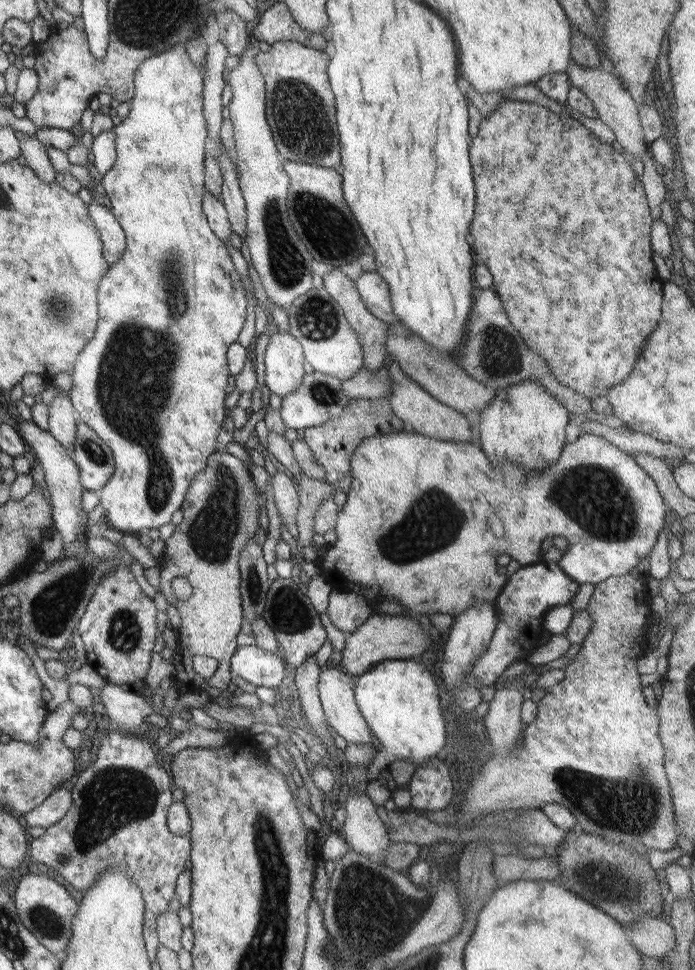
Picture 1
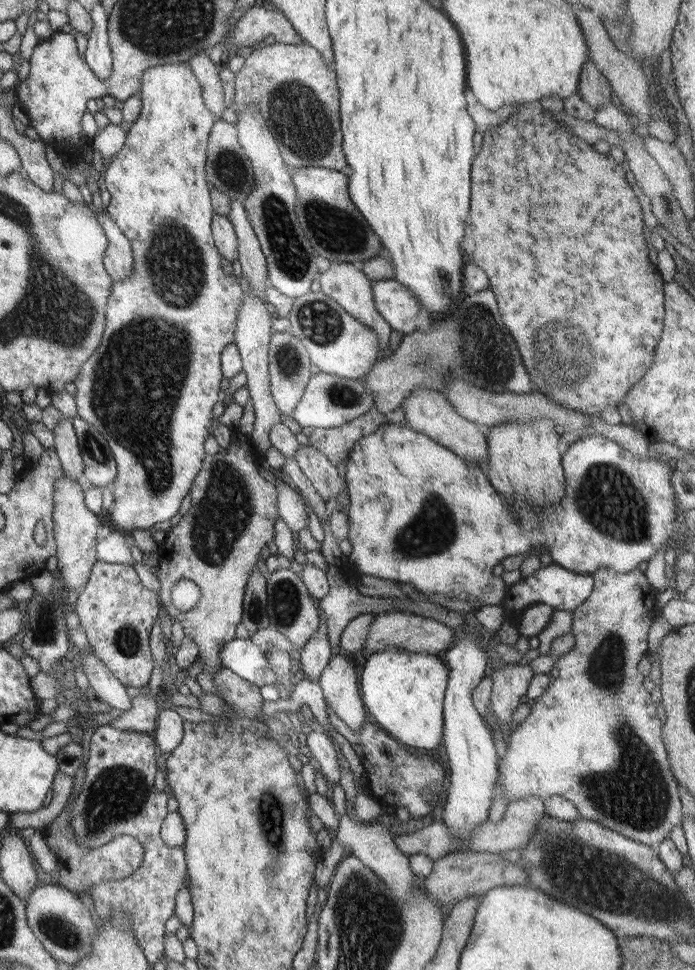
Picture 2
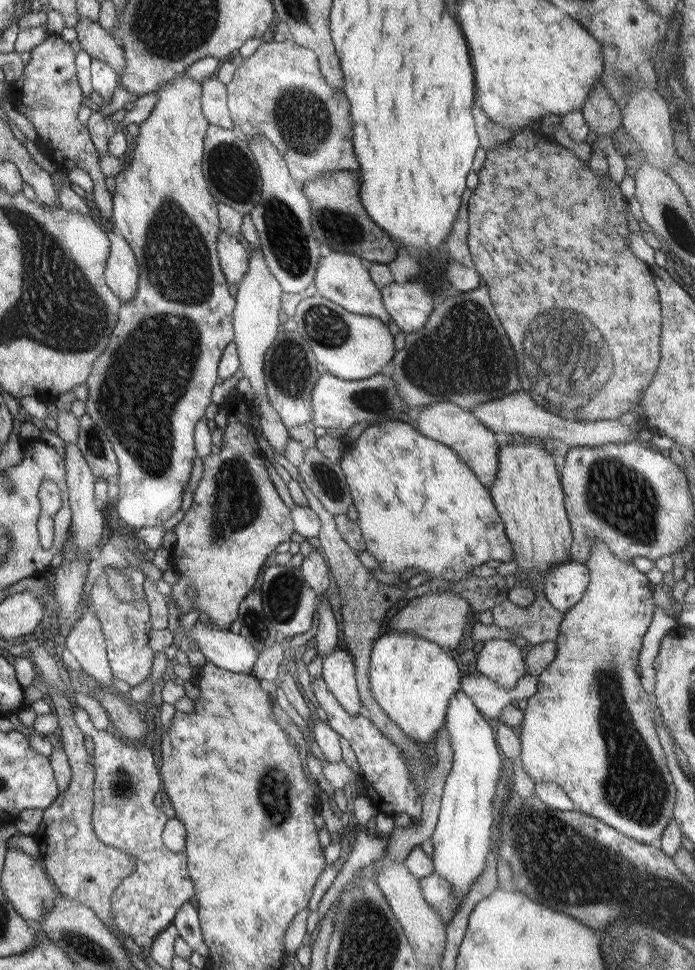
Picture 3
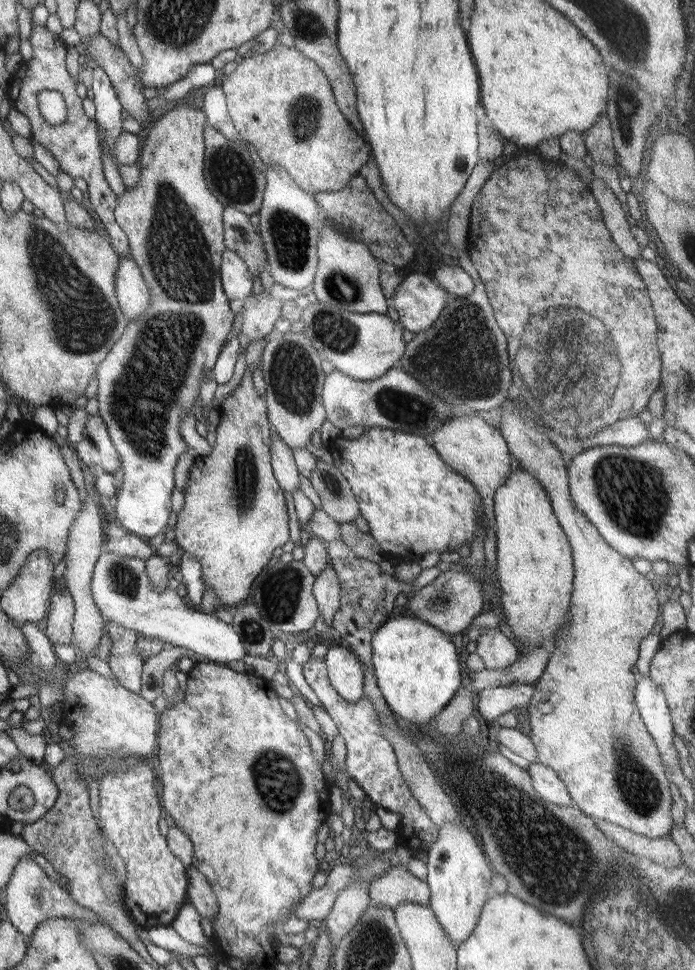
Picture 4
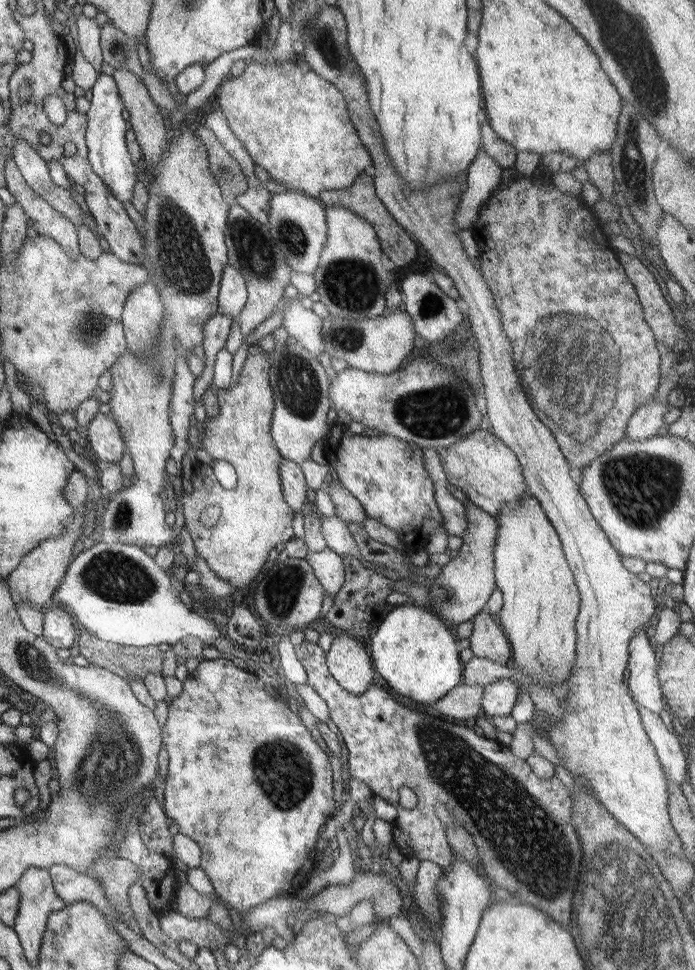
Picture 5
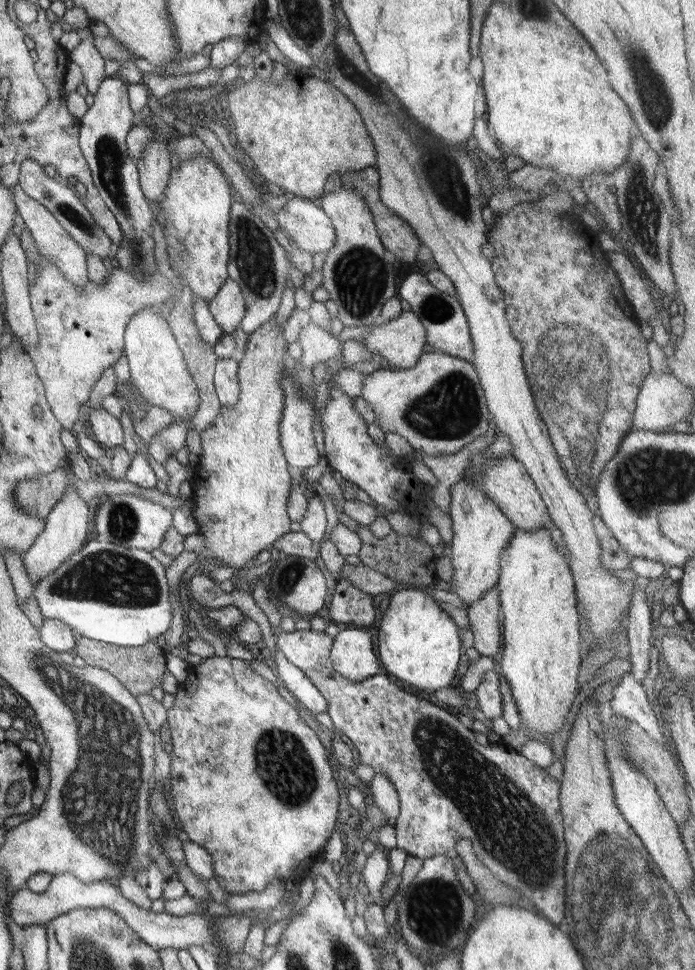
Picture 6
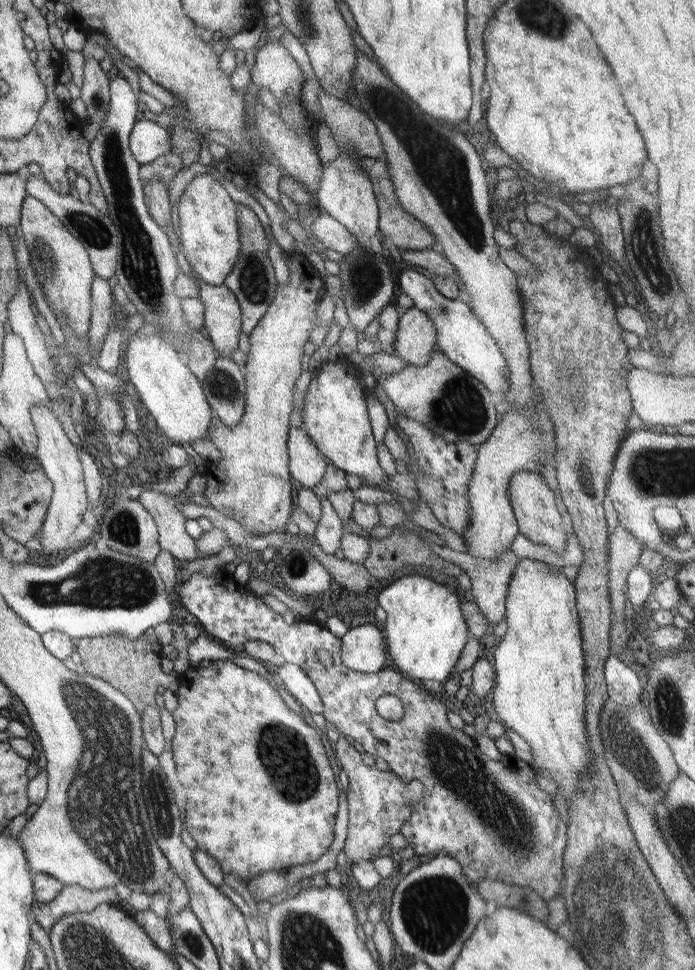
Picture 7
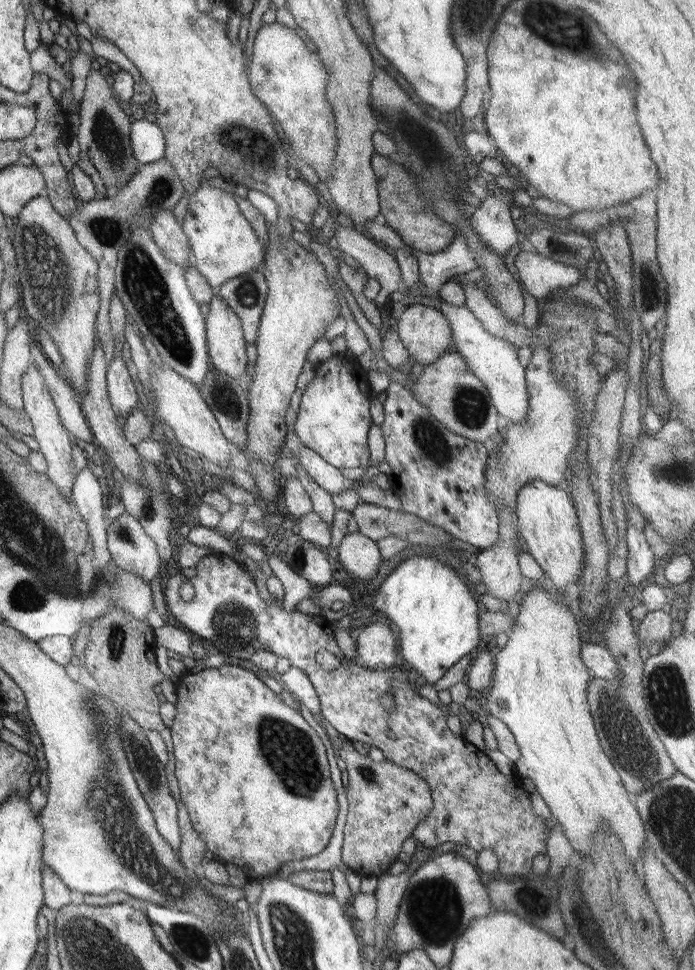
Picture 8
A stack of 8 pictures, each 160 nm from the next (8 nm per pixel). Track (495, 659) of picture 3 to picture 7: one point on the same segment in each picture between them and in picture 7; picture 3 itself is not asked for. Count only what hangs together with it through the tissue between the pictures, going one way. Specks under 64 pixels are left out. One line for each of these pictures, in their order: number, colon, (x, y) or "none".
4: (495, 650)
5: (486, 640)
6: (482, 613)
7: (489, 579)

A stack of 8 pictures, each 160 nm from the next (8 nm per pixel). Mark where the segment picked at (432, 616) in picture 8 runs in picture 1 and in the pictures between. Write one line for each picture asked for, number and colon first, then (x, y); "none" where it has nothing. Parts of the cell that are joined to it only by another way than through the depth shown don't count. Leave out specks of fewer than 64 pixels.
1: (398, 699)
2: (403, 691)
3: (412, 679)
4: (415, 665)
5: (413, 650)
6: (418, 643)
7: (425, 631)

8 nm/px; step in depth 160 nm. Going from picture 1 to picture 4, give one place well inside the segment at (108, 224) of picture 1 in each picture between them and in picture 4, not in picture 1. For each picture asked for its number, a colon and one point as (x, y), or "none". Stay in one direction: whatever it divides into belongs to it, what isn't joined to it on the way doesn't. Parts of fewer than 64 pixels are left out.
2: (117, 261)
3: (121, 272)
4: (132, 294)

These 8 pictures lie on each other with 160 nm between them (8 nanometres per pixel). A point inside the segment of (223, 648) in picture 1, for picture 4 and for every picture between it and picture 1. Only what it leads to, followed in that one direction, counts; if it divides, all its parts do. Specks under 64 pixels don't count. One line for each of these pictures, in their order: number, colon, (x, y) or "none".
2: (215, 544)
3: (236, 519)
4: (234, 515)

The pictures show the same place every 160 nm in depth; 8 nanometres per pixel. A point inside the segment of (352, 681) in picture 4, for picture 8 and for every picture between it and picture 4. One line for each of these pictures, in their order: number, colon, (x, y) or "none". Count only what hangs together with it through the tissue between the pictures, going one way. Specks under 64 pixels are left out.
5: (348, 663)
6: (351, 655)
7: (362, 650)
8: (375, 645)

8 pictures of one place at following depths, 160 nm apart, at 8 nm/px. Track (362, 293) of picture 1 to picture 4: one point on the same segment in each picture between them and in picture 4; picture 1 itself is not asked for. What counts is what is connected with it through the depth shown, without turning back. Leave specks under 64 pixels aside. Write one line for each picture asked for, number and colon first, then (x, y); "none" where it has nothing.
2: (393, 301)
3: (409, 305)
4: (418, 301)

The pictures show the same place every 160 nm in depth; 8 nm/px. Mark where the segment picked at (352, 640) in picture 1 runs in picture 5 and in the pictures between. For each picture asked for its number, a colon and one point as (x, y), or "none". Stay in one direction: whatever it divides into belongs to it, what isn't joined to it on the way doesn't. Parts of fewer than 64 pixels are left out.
2: (388, 629)
3: (439, 616)
4: (448, 603)
5: (461, 589)

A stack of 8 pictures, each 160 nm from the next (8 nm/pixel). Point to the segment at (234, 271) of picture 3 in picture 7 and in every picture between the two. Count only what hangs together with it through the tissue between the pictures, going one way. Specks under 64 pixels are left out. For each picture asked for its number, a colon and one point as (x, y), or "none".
4: (236, 281)
5: (231, 297)
6: (227, 307)
7: (221, 317)

